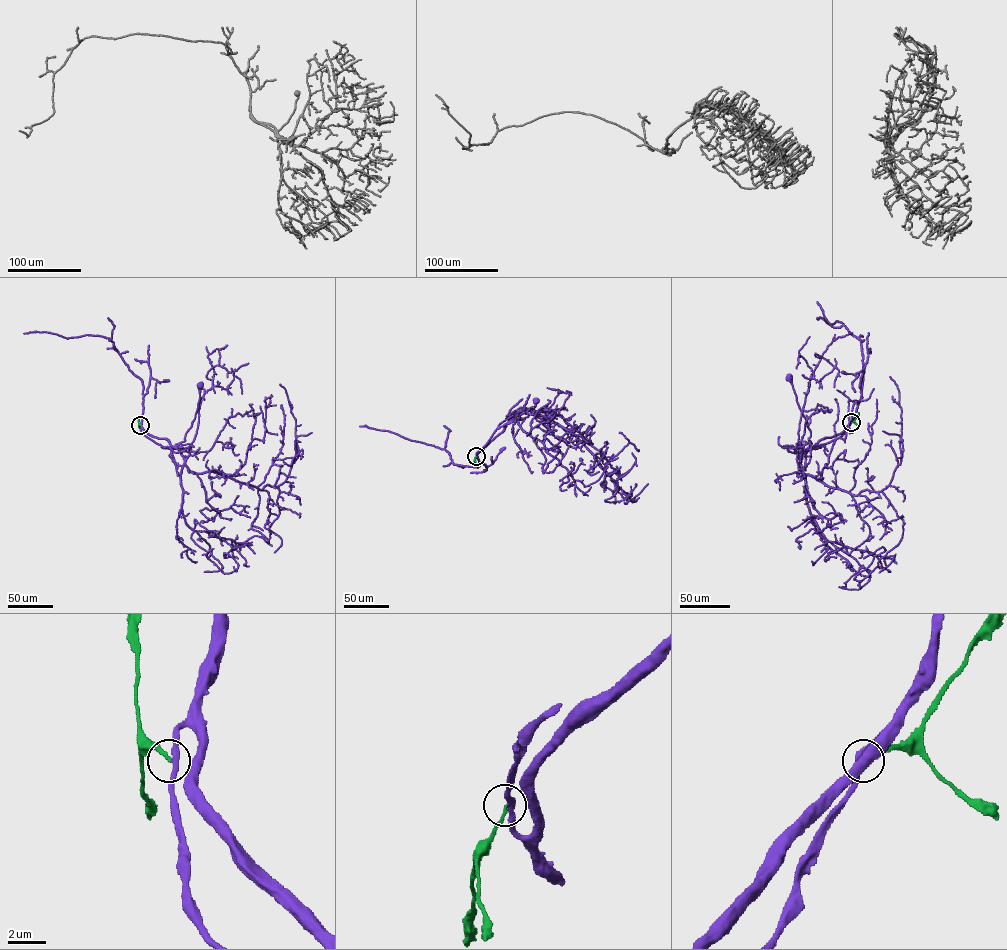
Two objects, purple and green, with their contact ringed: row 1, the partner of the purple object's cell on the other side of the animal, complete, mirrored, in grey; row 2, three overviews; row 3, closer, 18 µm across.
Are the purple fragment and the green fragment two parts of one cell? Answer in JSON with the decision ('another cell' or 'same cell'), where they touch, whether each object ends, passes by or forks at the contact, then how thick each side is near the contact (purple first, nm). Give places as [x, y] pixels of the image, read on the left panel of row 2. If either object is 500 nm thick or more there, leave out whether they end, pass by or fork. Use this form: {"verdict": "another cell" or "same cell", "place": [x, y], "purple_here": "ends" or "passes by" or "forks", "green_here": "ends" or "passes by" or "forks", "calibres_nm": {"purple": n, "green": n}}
{"verdict": "same cell", "place": [140, 425], "purple_here": "passes by", "green_here": "ends", "calibres_nm": {"purple": 300, "green": 160}}

